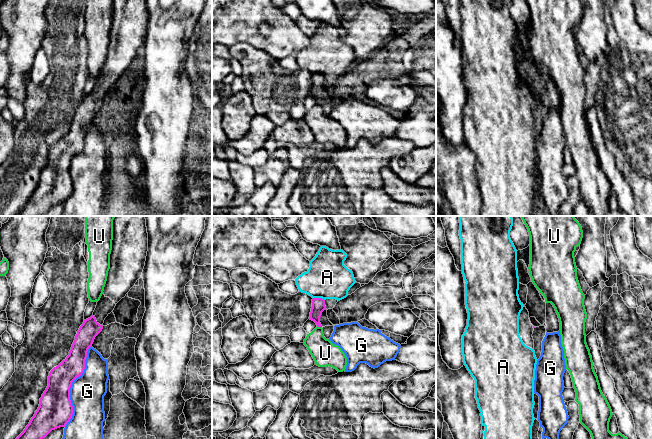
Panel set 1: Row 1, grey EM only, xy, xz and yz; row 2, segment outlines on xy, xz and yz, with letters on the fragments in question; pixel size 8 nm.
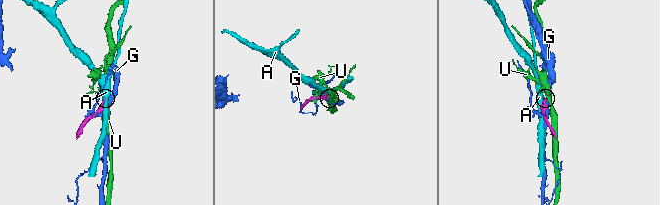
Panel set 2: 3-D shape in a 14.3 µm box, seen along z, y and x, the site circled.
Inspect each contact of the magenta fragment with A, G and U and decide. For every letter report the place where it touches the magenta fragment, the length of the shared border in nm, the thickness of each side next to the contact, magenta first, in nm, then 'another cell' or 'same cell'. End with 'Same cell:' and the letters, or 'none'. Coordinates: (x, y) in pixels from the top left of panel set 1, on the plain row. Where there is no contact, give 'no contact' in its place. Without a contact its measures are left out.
A: contact xz (319, 74); length 100 nm; calibres 110 and 340 nm; another cell
G: contact xy (70, 162); length 700 nm; calibres 280 and 280 nm; another cell
U: contact xz (319, 102); length 40 nm; calibres 110 and 200 nm; another cell
Same cell: none

